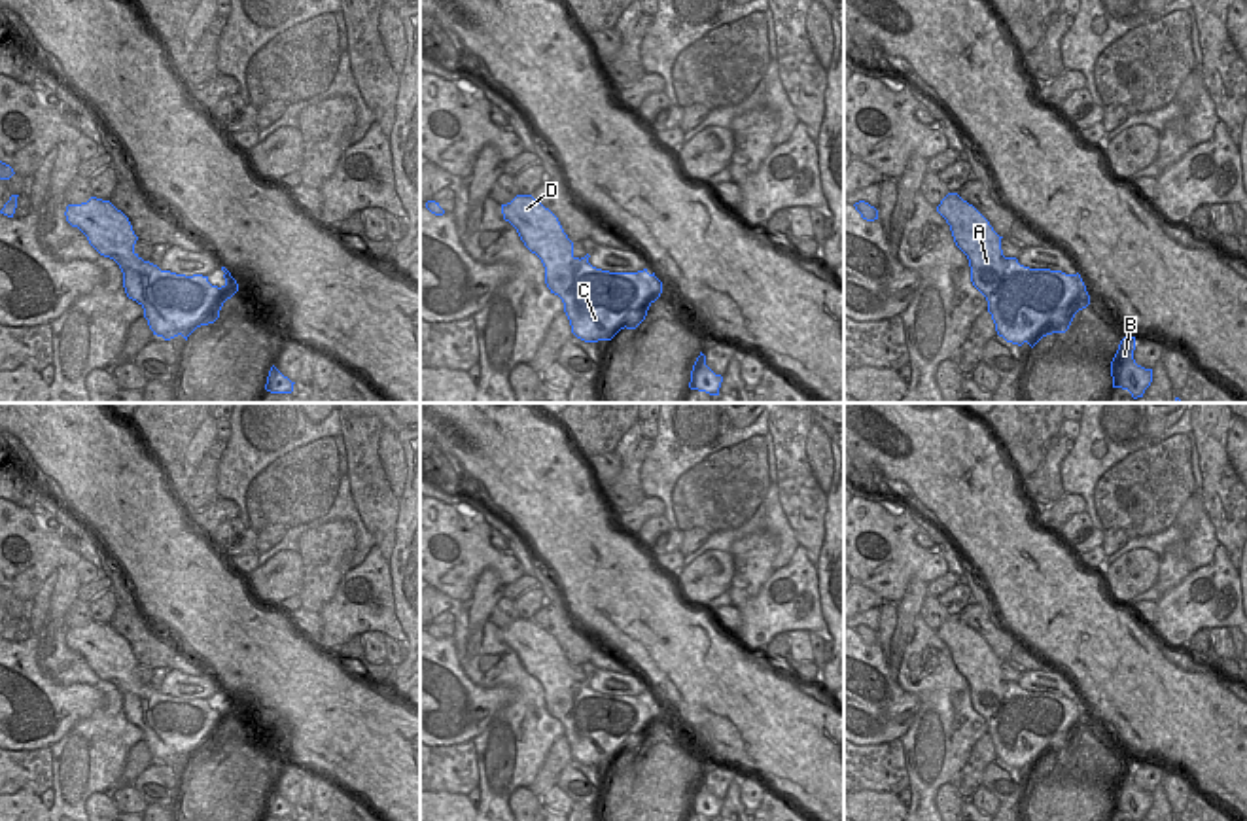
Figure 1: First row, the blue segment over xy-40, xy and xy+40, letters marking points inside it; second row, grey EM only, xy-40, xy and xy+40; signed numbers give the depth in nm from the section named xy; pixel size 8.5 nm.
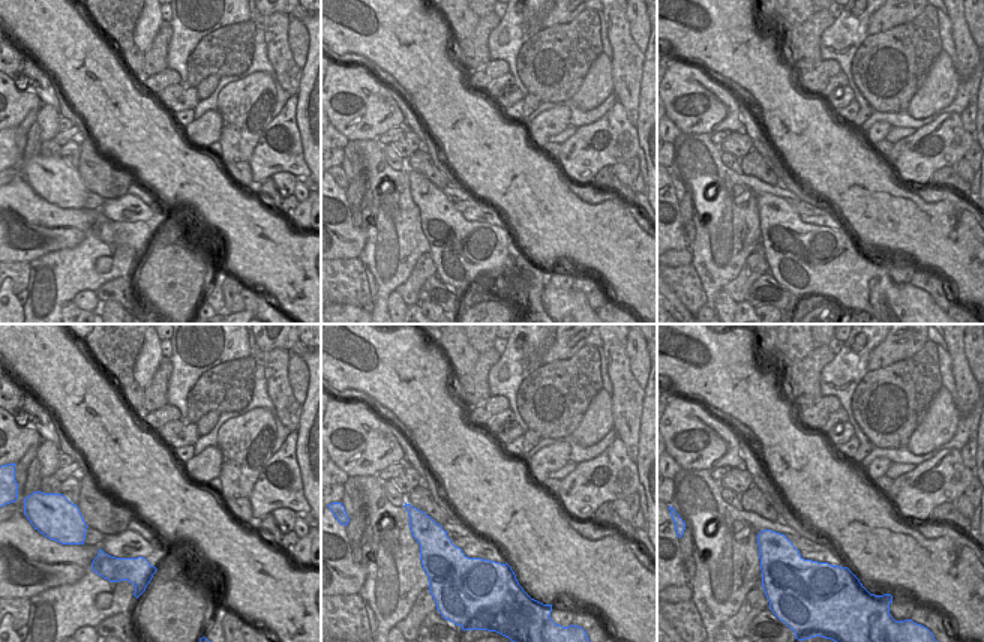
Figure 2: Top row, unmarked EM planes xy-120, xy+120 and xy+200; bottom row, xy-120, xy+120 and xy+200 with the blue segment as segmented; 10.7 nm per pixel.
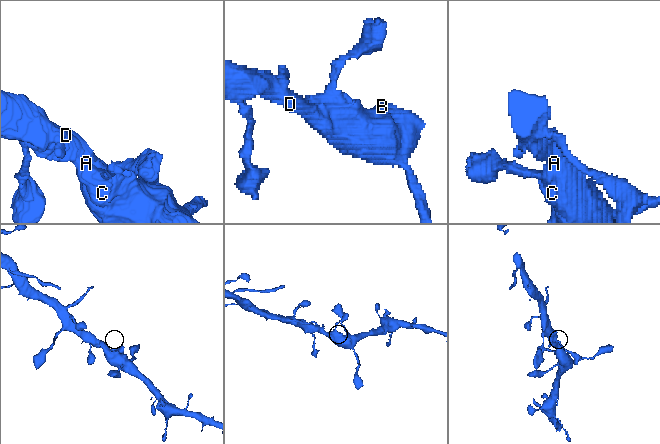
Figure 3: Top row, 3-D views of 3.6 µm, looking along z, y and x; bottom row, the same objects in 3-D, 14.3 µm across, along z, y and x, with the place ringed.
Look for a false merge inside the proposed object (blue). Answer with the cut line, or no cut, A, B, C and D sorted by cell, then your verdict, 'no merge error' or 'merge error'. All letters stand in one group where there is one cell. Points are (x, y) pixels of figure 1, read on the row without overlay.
no cut; A B C D; no merge error

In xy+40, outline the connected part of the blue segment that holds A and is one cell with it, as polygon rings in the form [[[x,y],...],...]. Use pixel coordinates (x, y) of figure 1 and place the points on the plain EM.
[[[948,617],[937,636],[967,679],[971,706],[986,721],[995,755],[1007,766],[1033,772],[1046,759],[1065,757],[1075,738],[1090,728],[1079,696],[1029,692],[1005,681],[1003,660],[957,617]]]

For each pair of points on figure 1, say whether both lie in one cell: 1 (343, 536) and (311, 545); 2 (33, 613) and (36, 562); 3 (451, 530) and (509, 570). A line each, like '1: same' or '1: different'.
1: same
2: different
3: same

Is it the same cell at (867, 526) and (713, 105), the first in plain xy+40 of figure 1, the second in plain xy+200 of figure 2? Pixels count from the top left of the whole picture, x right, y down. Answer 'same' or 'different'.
same

